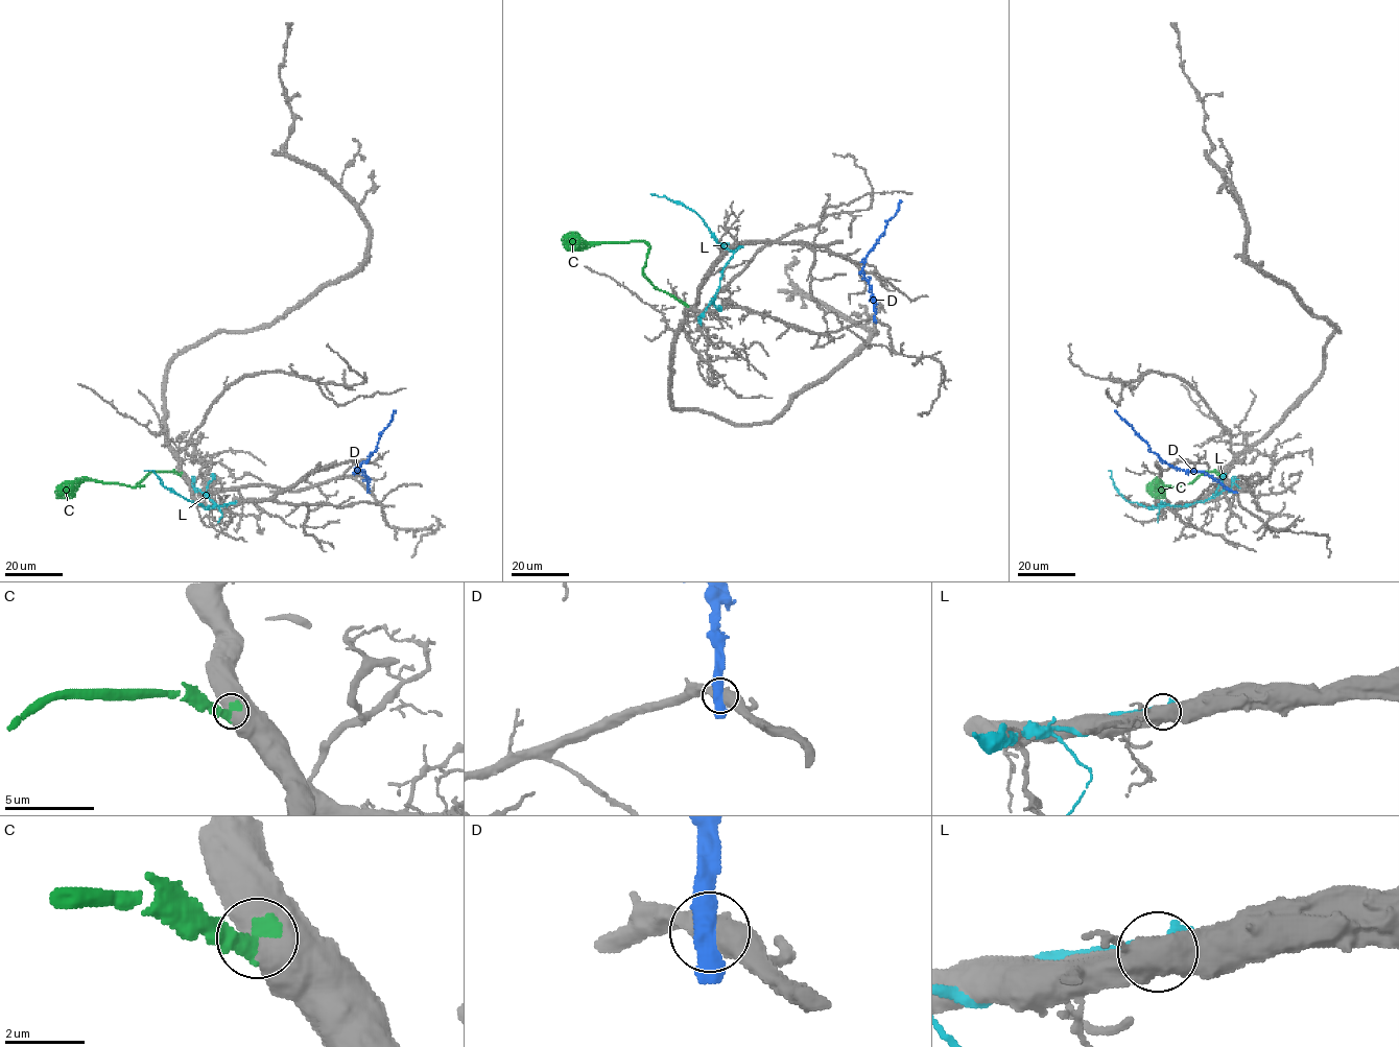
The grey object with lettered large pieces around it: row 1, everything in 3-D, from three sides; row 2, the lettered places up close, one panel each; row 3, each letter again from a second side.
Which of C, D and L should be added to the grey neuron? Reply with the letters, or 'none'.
C

